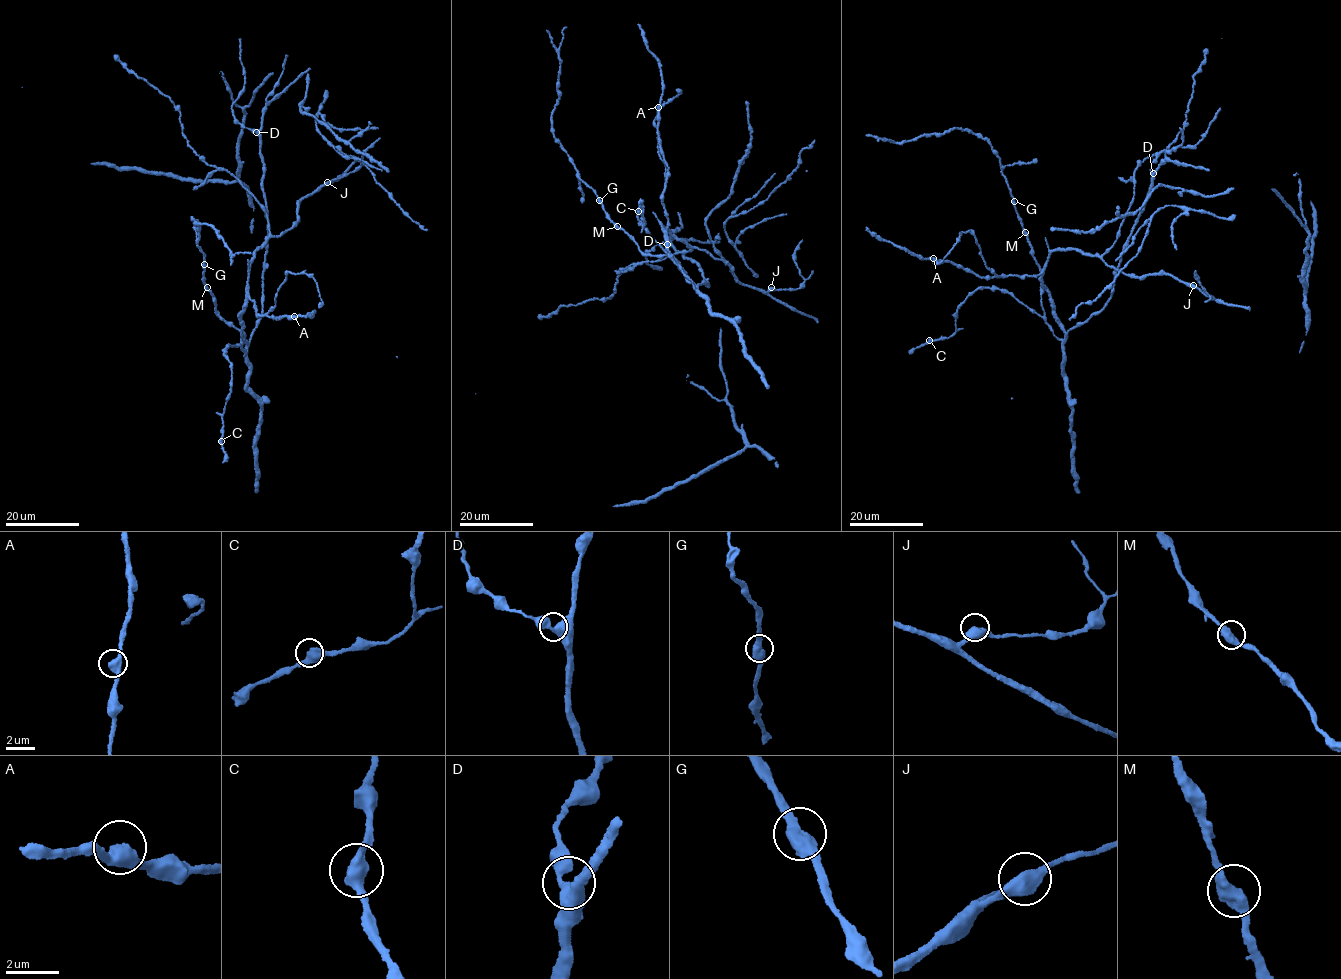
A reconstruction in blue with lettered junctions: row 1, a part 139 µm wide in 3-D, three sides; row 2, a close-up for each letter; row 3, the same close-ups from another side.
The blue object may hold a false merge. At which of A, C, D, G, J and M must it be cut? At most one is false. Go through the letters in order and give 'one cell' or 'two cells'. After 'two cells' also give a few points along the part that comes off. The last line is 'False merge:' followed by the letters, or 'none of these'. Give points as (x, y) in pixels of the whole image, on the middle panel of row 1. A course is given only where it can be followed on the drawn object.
A: two cells
C: one cell
D: one cell
G: one cell
J: one cell
M: one cell
False merge: A

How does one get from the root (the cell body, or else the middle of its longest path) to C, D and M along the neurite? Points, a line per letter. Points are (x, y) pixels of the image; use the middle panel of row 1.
C: (680, 267), (698, 290), (638, 219), (638, 208), (642, 204), (644, 224), (638, 211)
D: (680, 267), (697, 285), (707, 282), (708, 287), (697, 263), (667, 244)
M: (680, 267), (698, 290), (673, 256), (643, 253), (628, 232), (617, 226)

